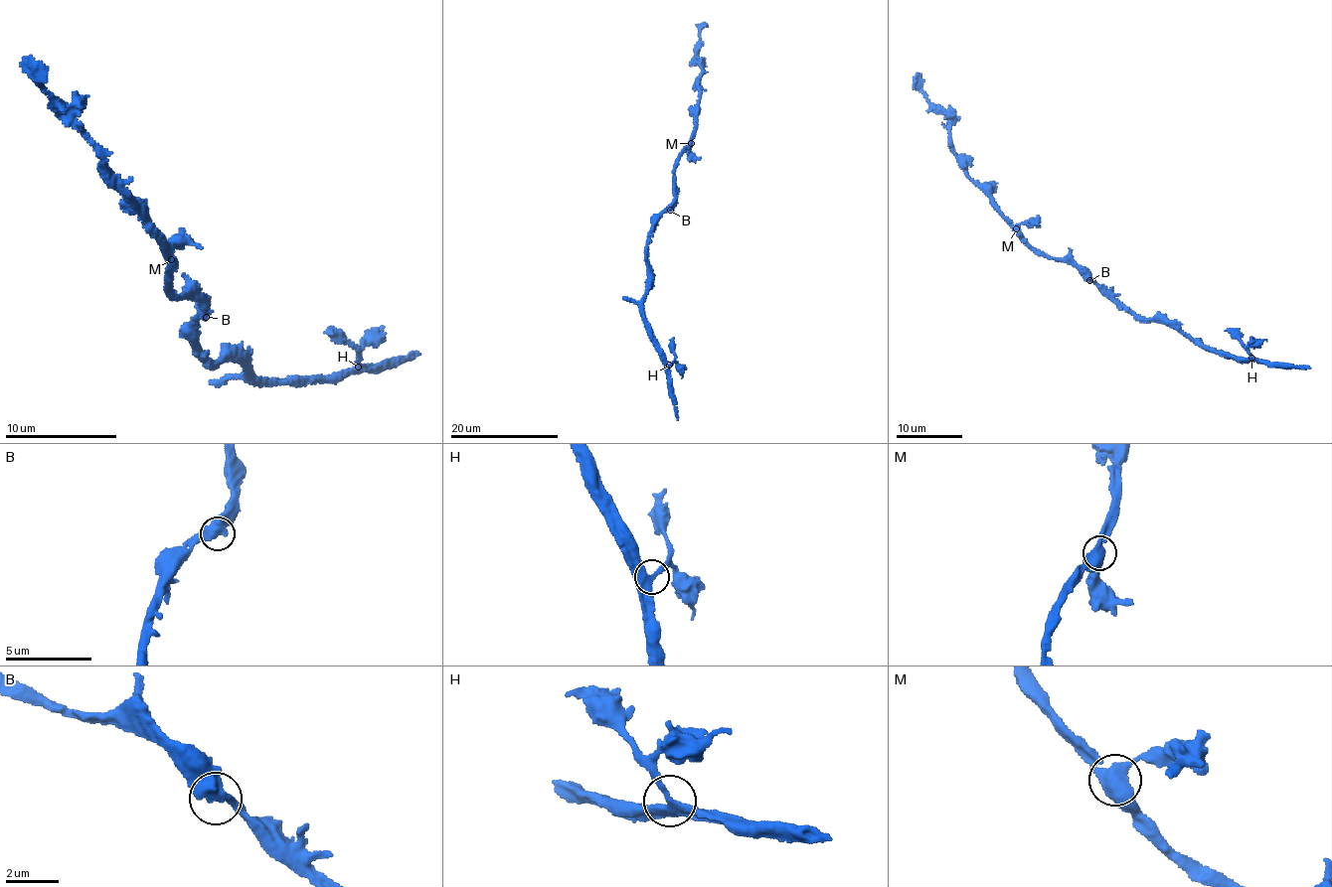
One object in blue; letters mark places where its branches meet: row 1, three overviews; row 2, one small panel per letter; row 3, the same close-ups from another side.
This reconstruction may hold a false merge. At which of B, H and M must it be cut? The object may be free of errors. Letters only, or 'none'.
none

